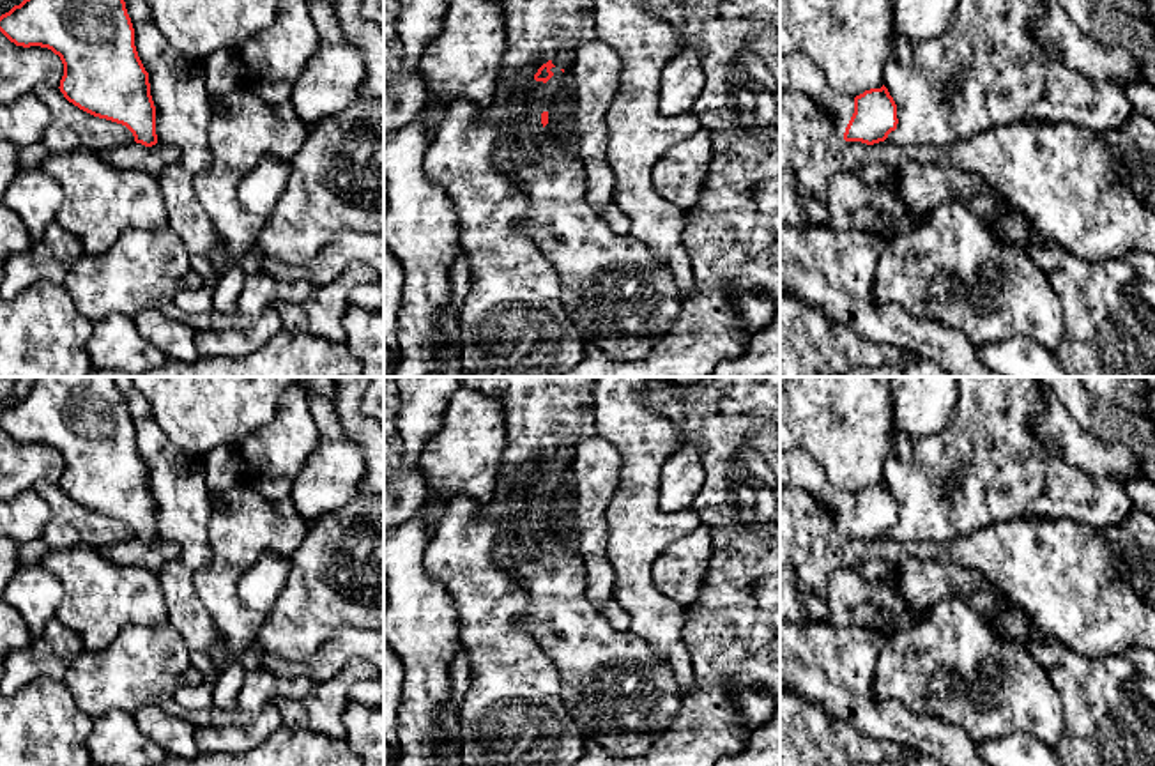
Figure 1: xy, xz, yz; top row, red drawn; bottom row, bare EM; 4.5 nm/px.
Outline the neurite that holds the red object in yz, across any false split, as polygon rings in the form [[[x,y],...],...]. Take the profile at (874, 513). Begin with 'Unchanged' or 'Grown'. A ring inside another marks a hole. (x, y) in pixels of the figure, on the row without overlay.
Grown. [[[780,449],[780,486],[803,490],[833,511],[845,538],[874,541],[897,525],[897,501],[888,485],[870,485],[856,494],[833,486],[822,467],[803,449]]]

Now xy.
Unchanged. [[[37,377],[28,394],[0,412],[0,428],[16,442],[41,442],[60,453],[64,472],[58,485],[69,499],[94,513],[126,522],[136,540],[157,540],[149,469],[138,453],[134,425],[115,377]]]

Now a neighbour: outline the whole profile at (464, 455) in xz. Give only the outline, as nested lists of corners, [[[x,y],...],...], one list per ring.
[[[460,384],[447,402],[440,428],[423,446],[419,469],[442,504],[462,495],[488,504],[504,449],[501,403]]]

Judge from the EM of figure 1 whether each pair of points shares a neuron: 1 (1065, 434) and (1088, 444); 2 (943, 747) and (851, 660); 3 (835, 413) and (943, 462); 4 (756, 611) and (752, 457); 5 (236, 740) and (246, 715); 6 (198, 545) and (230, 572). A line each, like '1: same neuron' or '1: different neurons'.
1: same neuron
2: same neuron
3: different neurons
4: same neuron
5: different neurons
6: different neurons

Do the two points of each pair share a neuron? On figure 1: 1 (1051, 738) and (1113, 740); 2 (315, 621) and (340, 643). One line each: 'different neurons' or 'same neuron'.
1: different neurons
2: different neurons

